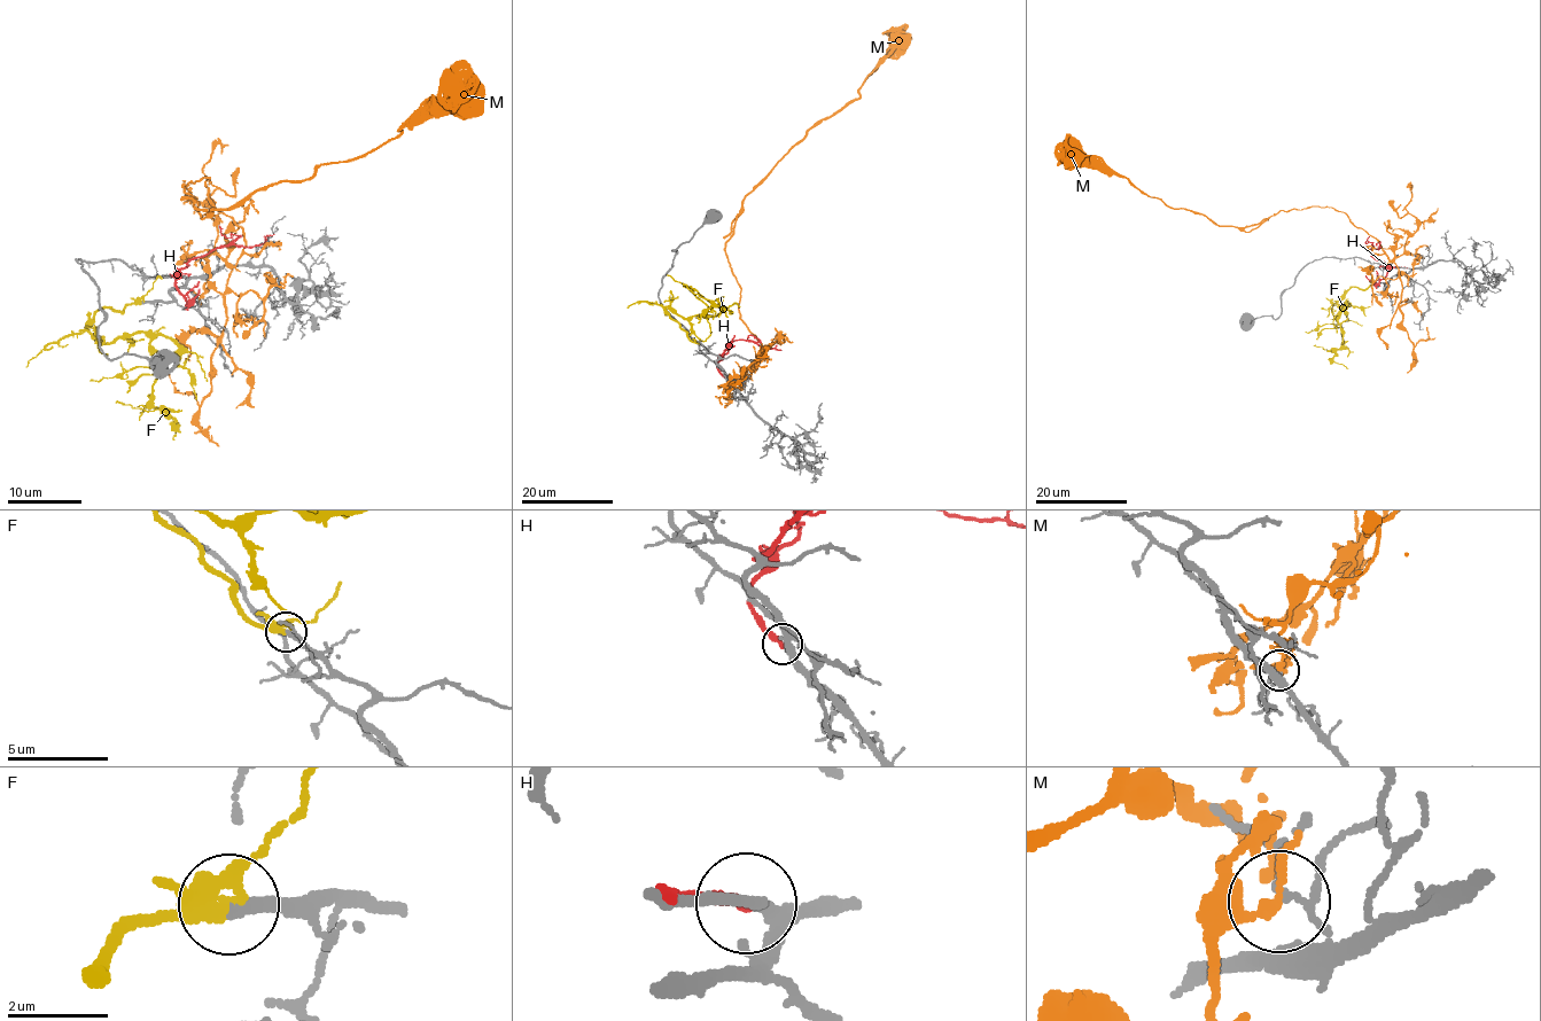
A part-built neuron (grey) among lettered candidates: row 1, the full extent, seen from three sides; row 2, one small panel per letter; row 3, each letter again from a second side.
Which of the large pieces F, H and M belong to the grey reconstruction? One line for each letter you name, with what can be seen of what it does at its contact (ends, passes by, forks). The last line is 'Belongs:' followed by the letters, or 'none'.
F: it forks
Belongs: F

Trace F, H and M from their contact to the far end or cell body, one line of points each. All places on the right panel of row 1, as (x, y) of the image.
F: (1374, 283), (1352, 287), (1339, 301), (1344, 309), (1348, 305), (1337, 326), (1343, 345), (1330, 351), (1314, 345)
H: (1407, 269), (1390, 267), (1383, 260), (1376, 260), (1370, 251), (1379, 249), (1380, 242)
M: (1419, 263), (1400, 279), (1378, 242), (1331, 208), (1219, 227), (1056, 146)

